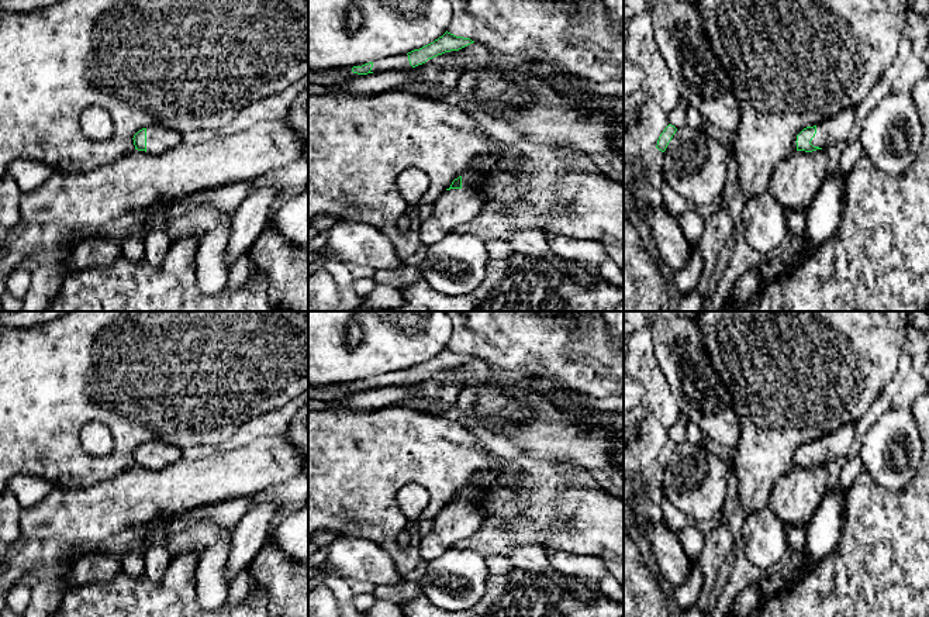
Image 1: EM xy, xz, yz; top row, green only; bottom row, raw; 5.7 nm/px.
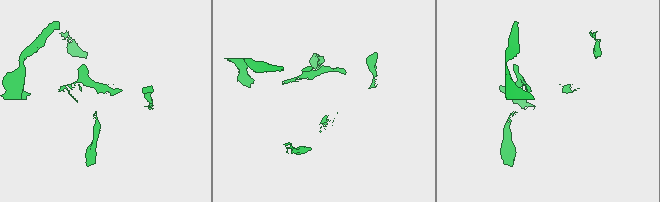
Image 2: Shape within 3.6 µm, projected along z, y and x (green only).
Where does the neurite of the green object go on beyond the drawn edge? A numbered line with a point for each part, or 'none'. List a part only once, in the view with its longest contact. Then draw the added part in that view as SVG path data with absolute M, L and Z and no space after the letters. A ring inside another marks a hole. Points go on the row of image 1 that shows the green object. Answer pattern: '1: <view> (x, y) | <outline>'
1: xz (503, 82) | M450 51L428 59L425 63L412 68L408 55L388 56L373 62L370 72L400 72L419 70L426 65L457 63L463 72L483 69L483 76L474 86L480 103L503 103L504 106L531 106L535 101L535 80L521 72L514 62L507 62L495 54L495 59L487 63L477 63L460 51Z

